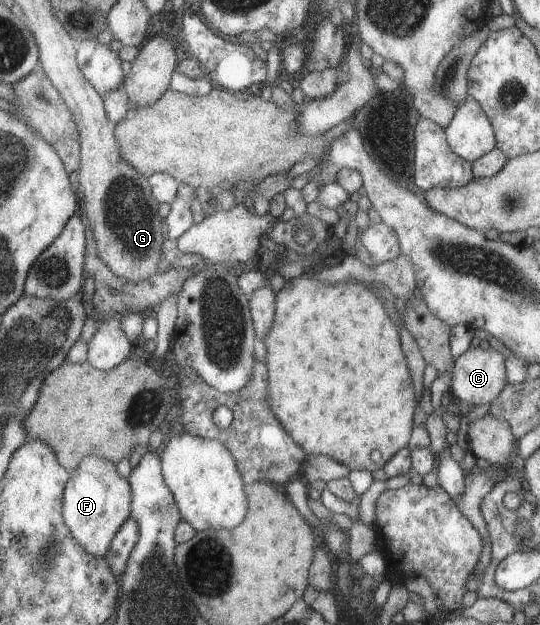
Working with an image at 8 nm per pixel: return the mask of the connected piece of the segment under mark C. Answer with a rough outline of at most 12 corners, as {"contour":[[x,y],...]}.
{"contour":[[474,344],[457,357],[451,392],[474,406],[508,382],[503,354]]}

